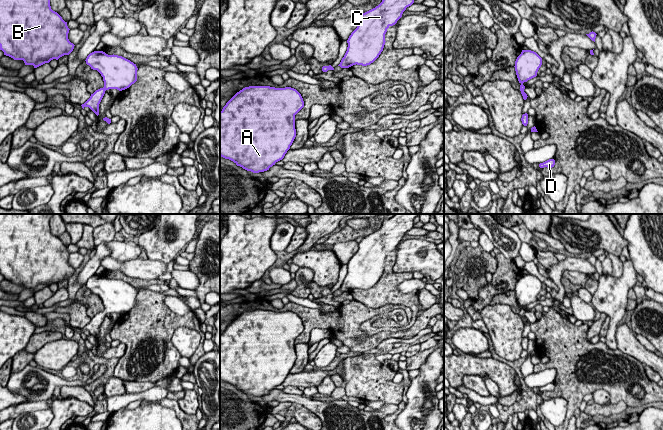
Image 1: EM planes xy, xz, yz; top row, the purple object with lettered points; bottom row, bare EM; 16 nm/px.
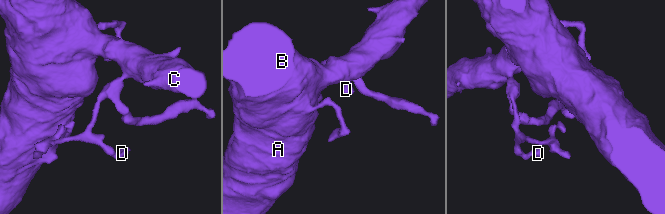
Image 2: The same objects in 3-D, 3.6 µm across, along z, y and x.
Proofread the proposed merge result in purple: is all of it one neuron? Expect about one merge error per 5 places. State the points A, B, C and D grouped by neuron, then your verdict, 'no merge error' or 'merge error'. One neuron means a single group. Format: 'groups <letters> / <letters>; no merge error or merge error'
groups A B C D; no merge error

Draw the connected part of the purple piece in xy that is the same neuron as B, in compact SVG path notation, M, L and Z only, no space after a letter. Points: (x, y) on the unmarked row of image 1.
M0 214L0 274L14 284L23 284L25 289L37 292L51 284L69 279L74 268L68 263L67 246L50 230L50 218L53 214Z

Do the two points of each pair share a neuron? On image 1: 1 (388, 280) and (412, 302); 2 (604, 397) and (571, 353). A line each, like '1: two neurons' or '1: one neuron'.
1: one neuron
2: two neurons

